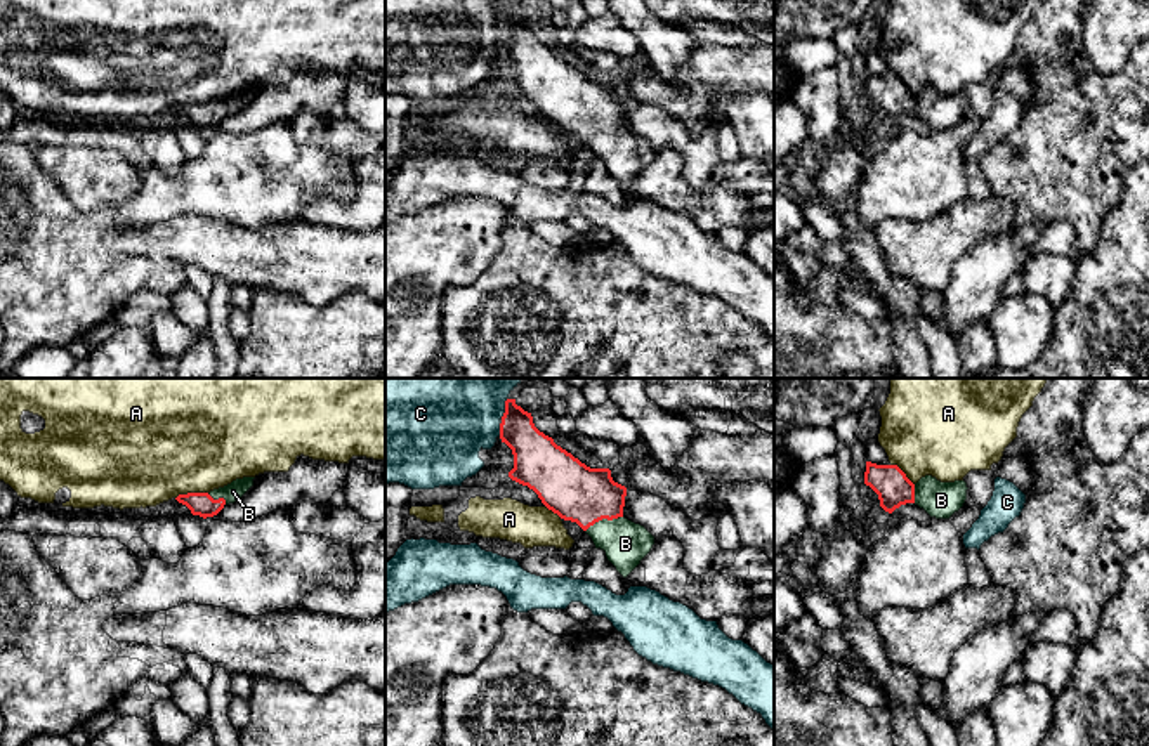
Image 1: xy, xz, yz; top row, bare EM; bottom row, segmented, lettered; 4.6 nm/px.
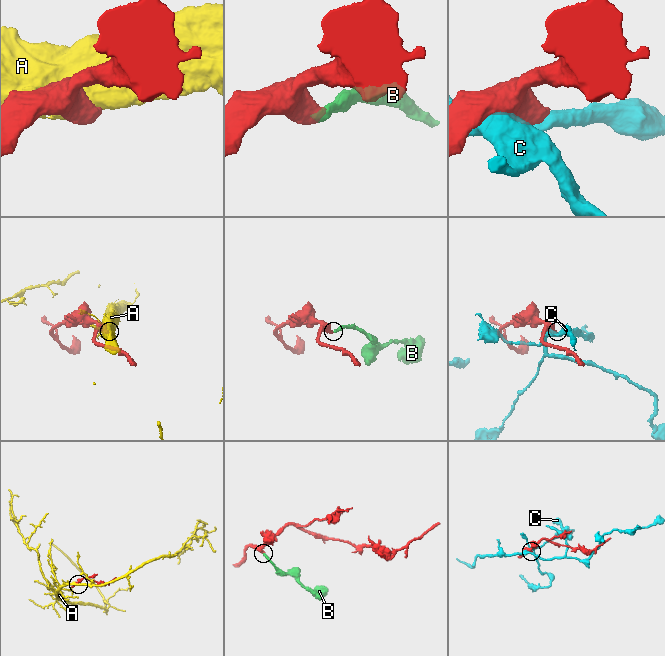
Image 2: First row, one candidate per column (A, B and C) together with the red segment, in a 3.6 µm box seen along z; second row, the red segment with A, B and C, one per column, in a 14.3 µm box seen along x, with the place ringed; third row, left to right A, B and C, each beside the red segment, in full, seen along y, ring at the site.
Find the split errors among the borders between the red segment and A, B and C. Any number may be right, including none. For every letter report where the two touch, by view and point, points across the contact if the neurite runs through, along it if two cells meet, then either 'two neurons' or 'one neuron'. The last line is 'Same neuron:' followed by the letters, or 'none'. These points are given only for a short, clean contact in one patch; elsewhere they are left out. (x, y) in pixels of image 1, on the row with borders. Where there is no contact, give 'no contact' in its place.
A: xy (191, 493) | two neurons
B: xz (603, 517) | across xz (566, 486), (578, 493), (603, 517), (625, 543) | one neuron
C: xz (505, 408) | two neurons
Same neuron: B

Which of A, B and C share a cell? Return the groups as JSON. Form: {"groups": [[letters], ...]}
{"groups": [["A"], ["B"], ["C"]]}

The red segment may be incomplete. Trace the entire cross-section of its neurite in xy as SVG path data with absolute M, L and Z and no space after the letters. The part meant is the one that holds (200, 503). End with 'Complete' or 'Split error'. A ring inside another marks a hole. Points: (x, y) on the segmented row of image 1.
M255 477L236 479L210 493L179 494L175 500L186 505L193 515L203 519L217 515L226 505L238 501L252 486Z. Split error

